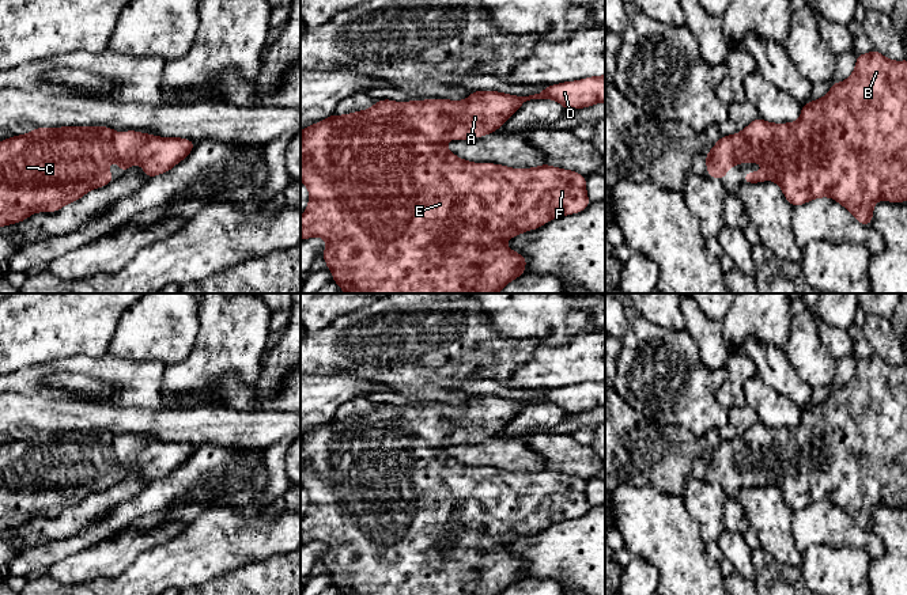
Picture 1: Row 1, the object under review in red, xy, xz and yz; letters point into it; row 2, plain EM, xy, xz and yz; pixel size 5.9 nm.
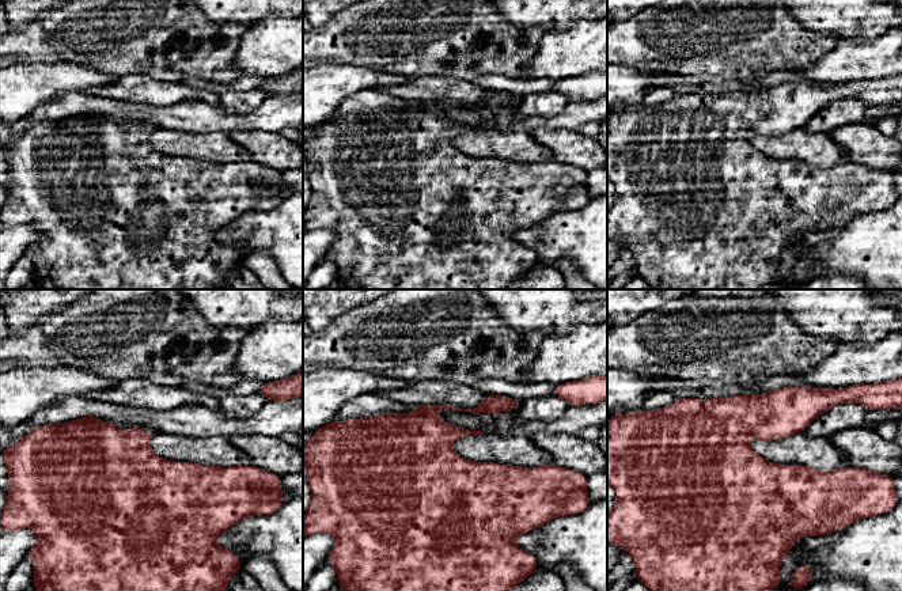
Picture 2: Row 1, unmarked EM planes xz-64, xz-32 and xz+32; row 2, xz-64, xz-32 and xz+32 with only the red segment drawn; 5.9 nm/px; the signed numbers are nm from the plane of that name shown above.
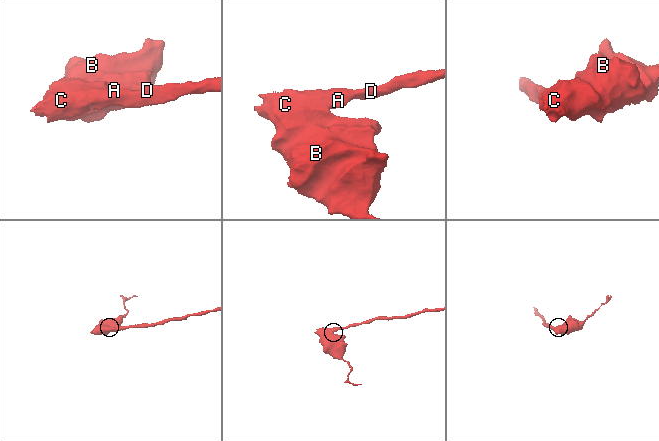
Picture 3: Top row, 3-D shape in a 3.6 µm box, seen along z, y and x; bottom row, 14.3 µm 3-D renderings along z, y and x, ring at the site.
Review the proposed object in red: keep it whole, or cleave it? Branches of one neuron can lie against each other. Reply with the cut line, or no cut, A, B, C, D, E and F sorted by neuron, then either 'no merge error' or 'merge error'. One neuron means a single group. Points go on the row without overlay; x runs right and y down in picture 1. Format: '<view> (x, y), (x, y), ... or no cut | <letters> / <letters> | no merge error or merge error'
no cut | A B C D E F | no merge error

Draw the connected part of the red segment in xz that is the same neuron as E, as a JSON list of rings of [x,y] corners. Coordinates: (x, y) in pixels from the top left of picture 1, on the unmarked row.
[[[605,379],[577,386],[564,386],[529,401],[515,401],[498,395],[472,395],[466,405],[427,403],[398,408],[378,405],[373,412],[345,420],[330,420],[301,435],[301,485],[307,490],[310,505],[301,522],[301,543],[321,541],[326,543],[322,561],[333,579],[333,585],[343,595],[500,595],[525,576],[528,564],[509,553],[503,546],[529,534],[536,534],[551,523],[579,518],[590,509],[586,499],[586,481],[575,475],[541,469],[533,473],[509,473],[503,469],[472,467],[462,465],[446,452],[449,443],[466,444],[496,436],[521,410],[530,403],[553,403],[566,414],[590,412],[605,406]]]

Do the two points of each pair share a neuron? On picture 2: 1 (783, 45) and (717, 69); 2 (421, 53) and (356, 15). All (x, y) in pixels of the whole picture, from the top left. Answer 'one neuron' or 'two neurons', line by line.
1: one neuron
2: one neuron

